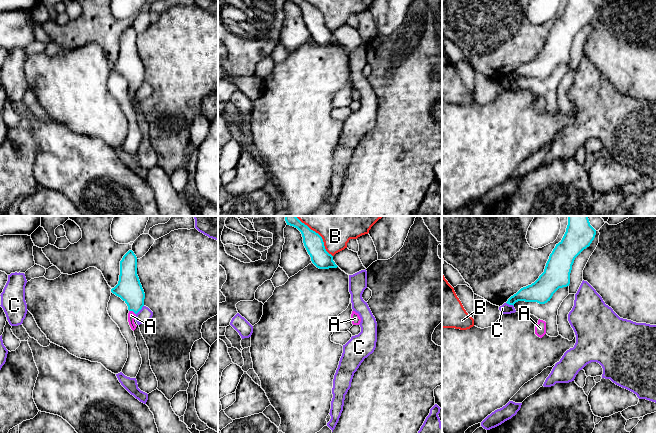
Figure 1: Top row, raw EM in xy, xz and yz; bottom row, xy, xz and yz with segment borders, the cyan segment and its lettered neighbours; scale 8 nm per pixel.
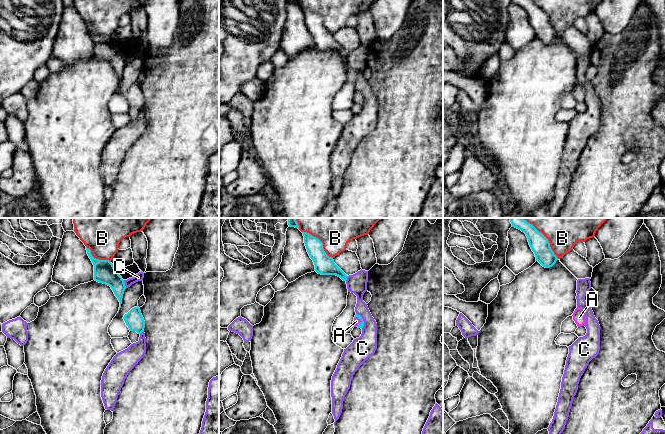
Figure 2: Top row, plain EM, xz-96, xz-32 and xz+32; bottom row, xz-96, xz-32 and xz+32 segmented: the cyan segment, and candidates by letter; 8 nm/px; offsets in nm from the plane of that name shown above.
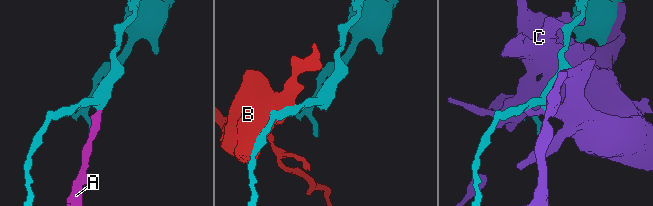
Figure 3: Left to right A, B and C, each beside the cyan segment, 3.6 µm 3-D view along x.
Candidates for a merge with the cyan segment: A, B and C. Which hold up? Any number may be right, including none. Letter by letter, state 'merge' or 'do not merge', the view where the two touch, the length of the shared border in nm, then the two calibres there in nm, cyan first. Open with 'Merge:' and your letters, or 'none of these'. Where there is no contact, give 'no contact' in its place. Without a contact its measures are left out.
Merge: A
A: merge; contact in xy; length 70 nm; calibres 200 and 60 nm
B: do not merge; contact in xz; length 340 nm; calibres 160 and 200 nm
C: do not merge; contact in xy; length 100 nm; calibres 200 and 110 nm

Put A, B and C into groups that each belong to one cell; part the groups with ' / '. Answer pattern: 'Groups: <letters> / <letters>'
Groups: A / B / C

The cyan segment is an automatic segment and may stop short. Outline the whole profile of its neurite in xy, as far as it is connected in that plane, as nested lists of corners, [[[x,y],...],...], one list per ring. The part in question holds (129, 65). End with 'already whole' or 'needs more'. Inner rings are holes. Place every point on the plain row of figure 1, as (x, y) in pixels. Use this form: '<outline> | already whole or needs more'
[[[129,26],[120,37],[120,51],[118,60],[111,68],[120,73],[128,82],[128,98],[134,107],[136,90],[144,82],[145,69],[137,51],[137,33]]] | needs more

